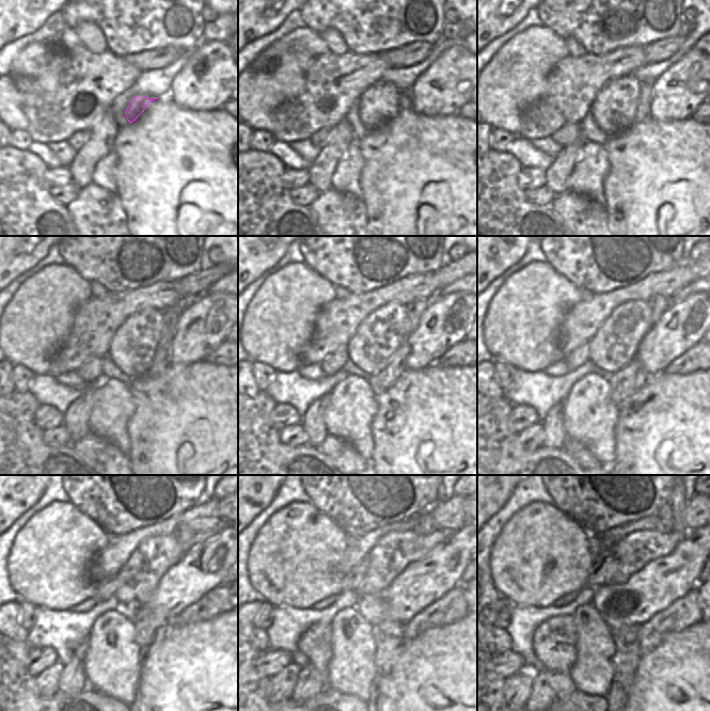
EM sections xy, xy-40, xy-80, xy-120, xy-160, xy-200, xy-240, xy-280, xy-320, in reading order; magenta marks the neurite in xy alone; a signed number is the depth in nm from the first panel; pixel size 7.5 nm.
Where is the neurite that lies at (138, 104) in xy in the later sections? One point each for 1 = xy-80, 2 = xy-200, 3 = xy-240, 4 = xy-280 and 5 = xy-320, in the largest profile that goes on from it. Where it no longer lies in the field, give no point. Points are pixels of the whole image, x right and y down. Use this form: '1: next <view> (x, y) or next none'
1: next xy-80 (613, 109)
2: next xy-200 (614, 345)
3: next xy-240 (138, 579)
4: next xy-280 (396, 550)
5: next xy-320 (638, 548)

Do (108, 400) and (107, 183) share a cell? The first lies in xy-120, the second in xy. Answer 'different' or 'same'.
same

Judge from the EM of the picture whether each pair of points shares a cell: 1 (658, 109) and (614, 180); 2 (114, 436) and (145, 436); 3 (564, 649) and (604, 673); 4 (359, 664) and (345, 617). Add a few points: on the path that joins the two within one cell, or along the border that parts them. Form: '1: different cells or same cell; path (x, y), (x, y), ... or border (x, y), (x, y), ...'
1: different cells; border (650, 117), (657, 121), (677, 121)
2: different cells; border (135, 411), (127, 423), (130, 444), (128, 455)
3: different cells; border (576, 630), (577, 657), (571, 668), (571, 680)
4: same cell; path (352, 652), (351, 627)

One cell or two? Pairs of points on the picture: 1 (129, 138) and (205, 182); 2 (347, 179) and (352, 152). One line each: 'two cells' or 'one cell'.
1: one cell
2: one cell

